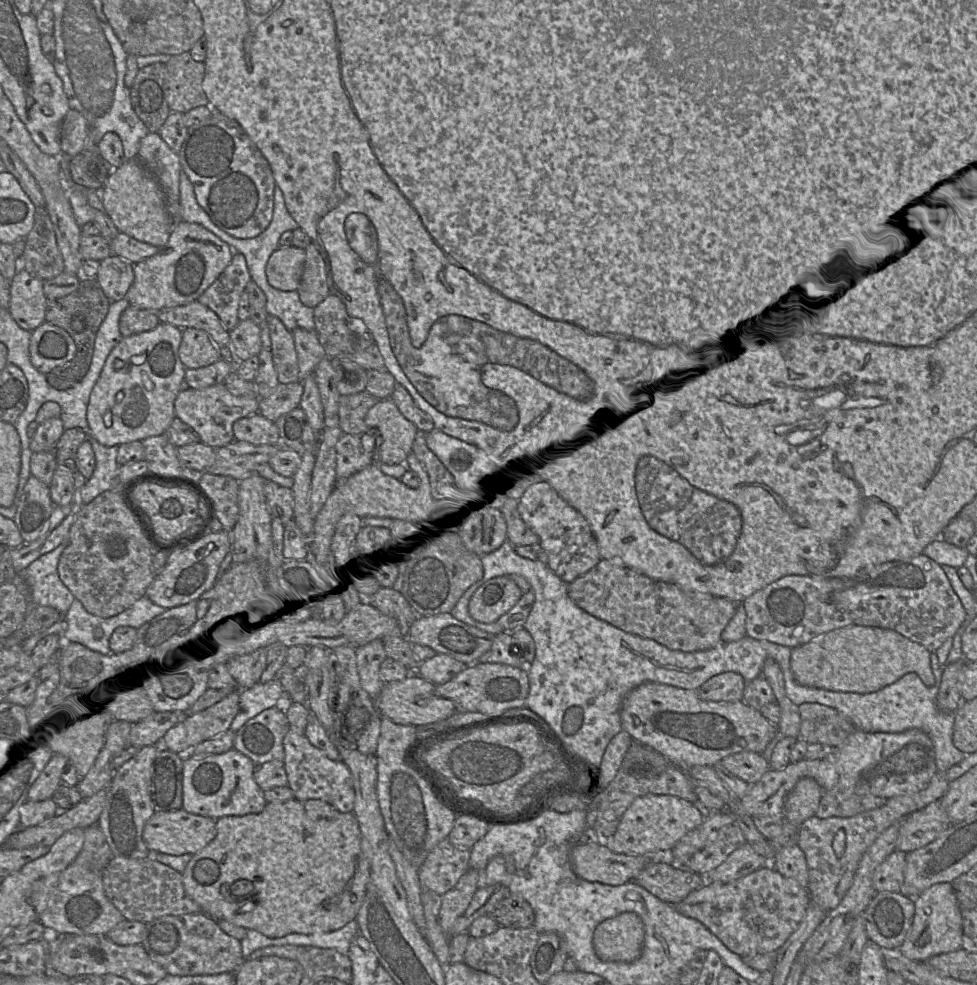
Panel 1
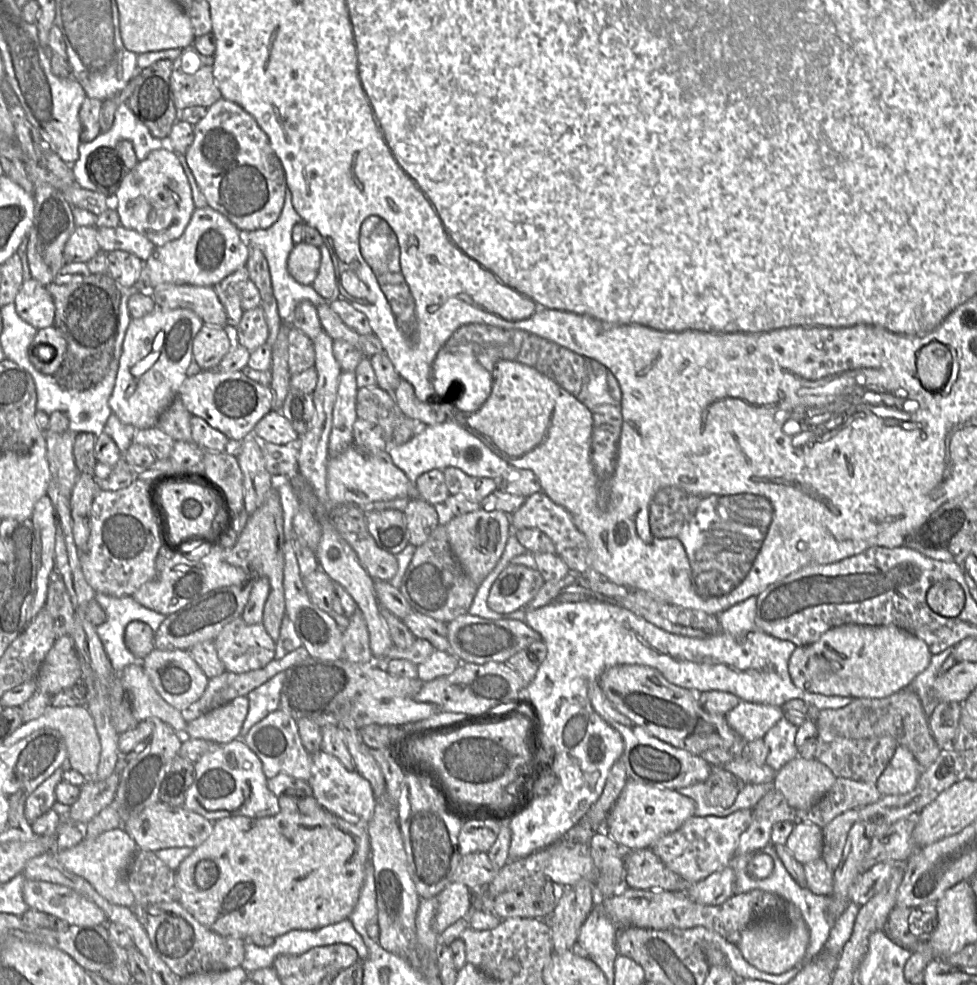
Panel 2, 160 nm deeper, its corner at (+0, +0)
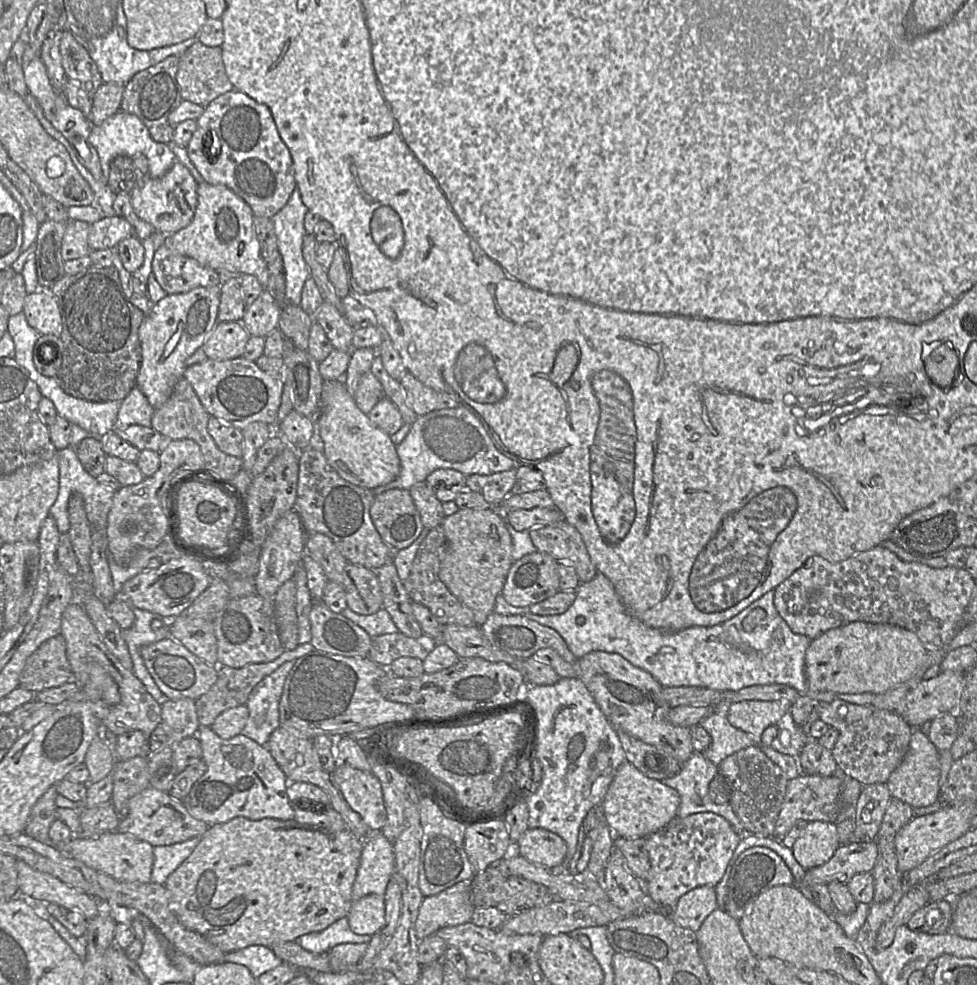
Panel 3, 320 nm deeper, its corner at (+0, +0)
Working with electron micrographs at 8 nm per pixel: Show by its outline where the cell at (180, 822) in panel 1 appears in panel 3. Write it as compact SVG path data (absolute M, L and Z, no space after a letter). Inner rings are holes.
M147 787L129 800L126 811L120 817L118 831L156 846L184 842L193 837L202 837L209 825L187 811L183 802L173 799L168 792Z

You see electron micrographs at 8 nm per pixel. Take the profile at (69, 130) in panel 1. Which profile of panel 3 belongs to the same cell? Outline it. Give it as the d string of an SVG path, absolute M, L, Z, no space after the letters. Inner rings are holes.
M103 83L91 98L91 113L87 119L92 126L100 125L120 110L123 84Z

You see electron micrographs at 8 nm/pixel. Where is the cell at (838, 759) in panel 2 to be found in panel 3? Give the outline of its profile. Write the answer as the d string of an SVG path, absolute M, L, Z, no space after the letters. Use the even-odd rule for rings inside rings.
M838 698L830 703L820 703L818 718L839 732L838 740L831 750L838 771L863 786L887 782L903 761L914 731L901 716L893 712L872 705L852 704Z

